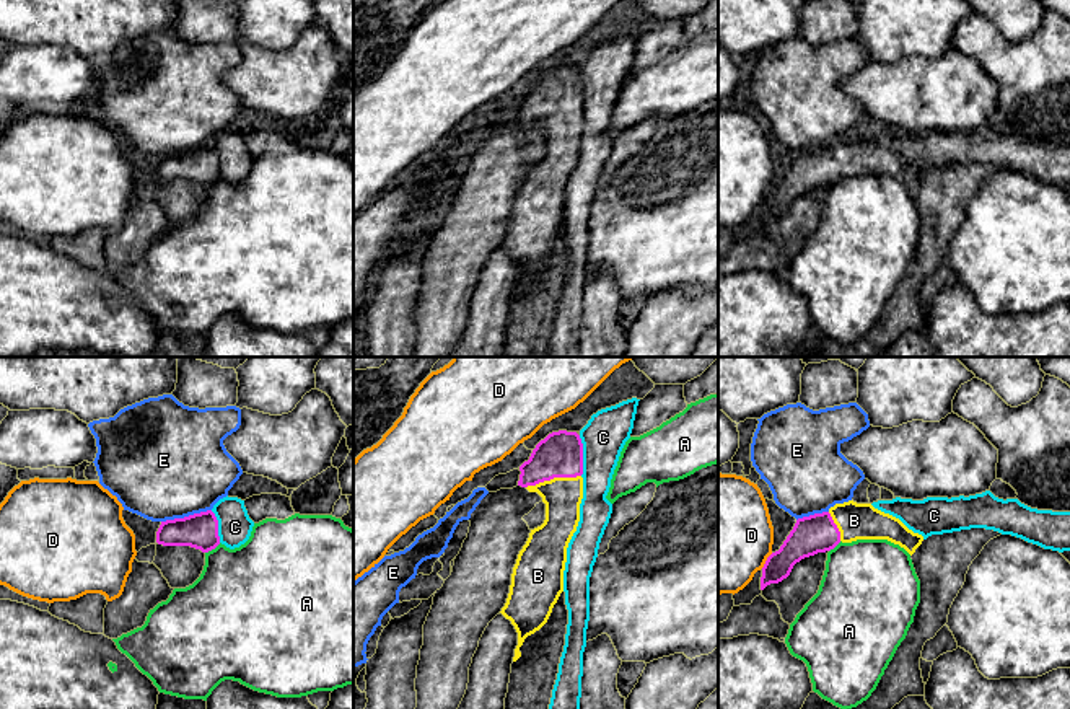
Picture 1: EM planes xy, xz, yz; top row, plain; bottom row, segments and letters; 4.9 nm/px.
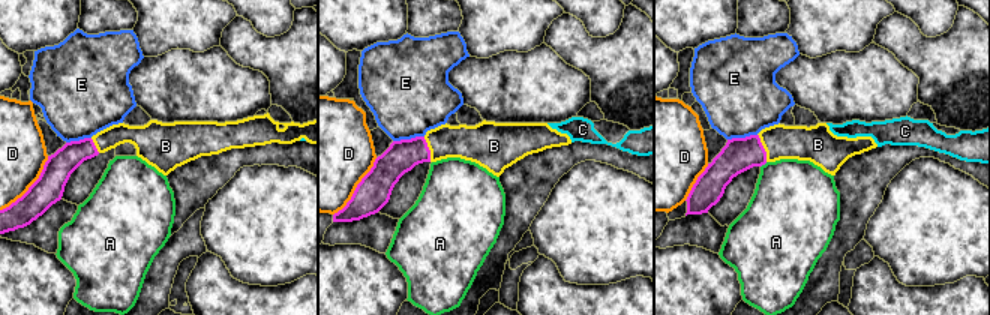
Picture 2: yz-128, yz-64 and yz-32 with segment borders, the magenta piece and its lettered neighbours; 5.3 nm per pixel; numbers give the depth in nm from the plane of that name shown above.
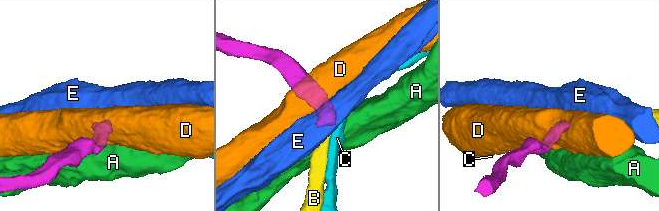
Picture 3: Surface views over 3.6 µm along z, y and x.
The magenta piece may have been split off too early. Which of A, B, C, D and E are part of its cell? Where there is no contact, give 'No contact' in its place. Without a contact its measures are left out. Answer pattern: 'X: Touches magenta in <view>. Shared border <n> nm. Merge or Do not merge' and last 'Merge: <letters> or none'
A: Touches magenta in xy. Shared border 90 nm. Do not merge
B: Touches magenta in xz. Shared border 280 nm. Merge
C: Touches magenta in xz. Shared border 200 nm. Do not merge
D: Touches magenta in yz. Shared border 100 nm. Do not merge
E: Touches magenta in xy. Shared border 260 nm. Do not merge
Merge: B

